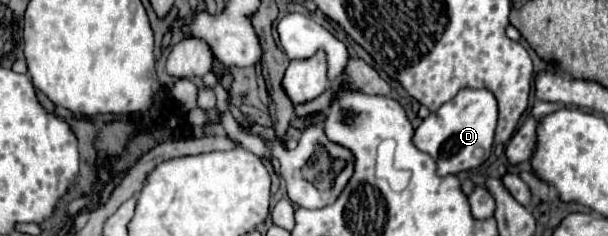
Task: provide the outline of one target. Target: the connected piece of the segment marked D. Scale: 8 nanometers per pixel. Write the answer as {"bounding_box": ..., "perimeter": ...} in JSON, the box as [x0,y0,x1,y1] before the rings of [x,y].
{"bounding_box":[413,89,497,175],"perimeter":[[[461,89],[451,101],[431,113],[415,129],[413,143],[419,151],[431,155],[437,163],[439,175],[455,175],[475,169],[489,159],[493,147],[493,135],[497,125],[497,101],[487,89]]]}

